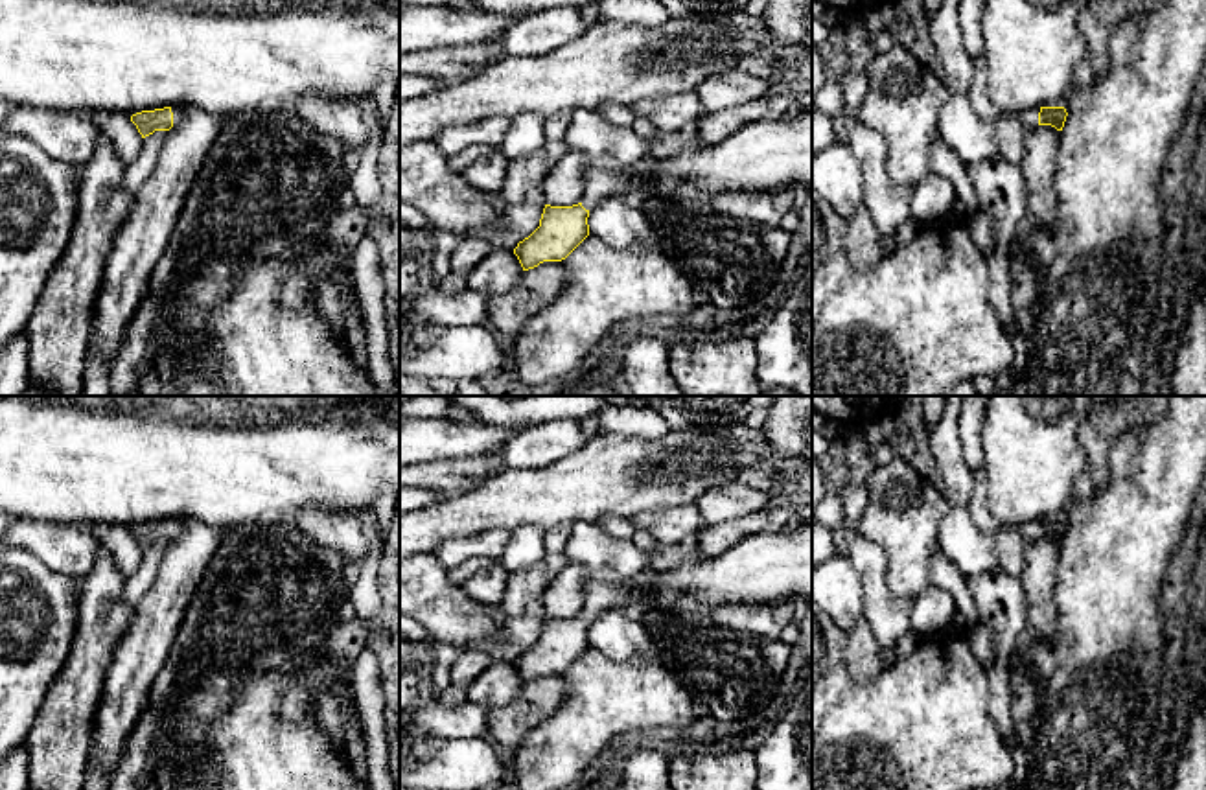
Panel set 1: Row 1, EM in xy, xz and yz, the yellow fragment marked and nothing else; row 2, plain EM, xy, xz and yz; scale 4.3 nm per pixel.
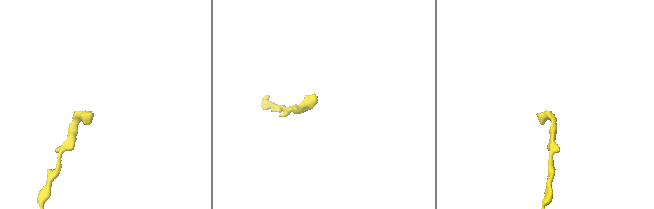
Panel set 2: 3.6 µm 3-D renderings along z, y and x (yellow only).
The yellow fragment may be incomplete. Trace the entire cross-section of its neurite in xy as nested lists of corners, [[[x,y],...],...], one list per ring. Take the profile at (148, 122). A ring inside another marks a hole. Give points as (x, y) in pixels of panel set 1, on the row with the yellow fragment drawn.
[[[164,107],[155,110],[142,110],[131,116],[142,138],[153,134],[155,131],[169,131],[184,118],[184,110],[177,107]]]

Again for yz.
[[[1061,103],[1051,107],[1026,109],[1016,114],[1003,114],[994,123],[994,138],[1000,157],[1020,166],[1026,153],[1026,131],[1035,129],[1037,125],[1051,125],[1057,131],[1062,131],[1066,116],[1066,107]]]

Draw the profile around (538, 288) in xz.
[[[543,261],[525,271],[516,289],[488,298],[486,326],[517,337],[532,317],[554,302],[562,287],[562,261]]]

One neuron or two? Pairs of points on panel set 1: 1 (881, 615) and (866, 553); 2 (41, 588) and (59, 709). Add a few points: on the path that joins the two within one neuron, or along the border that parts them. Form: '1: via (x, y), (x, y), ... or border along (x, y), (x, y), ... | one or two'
1: via (879, 601), (873, 568) | one
2: border along (72, 638), (69, 656), (35, 717) | two

